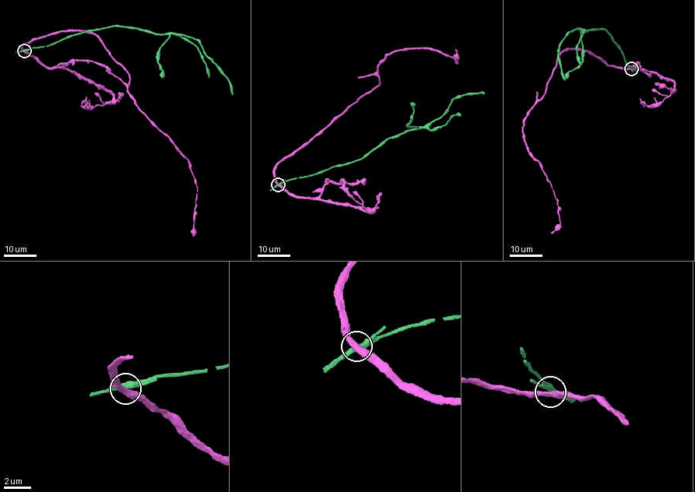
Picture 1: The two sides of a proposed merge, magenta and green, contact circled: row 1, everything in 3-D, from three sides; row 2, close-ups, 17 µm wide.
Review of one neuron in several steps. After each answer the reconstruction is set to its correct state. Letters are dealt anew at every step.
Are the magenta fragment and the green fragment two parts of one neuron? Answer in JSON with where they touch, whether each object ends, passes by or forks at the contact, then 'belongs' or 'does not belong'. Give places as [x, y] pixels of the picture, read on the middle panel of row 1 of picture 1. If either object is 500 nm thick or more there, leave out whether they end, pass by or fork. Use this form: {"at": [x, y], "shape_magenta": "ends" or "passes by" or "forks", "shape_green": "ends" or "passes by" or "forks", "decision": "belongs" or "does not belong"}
{"at": [278, 184], "shape_magenta": "passes by", "shape_green": "passes by", "decision": "does not belong"}

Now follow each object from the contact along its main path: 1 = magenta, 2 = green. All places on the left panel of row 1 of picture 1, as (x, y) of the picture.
1: (24, 50), (22, 44), (67, 31), (98, 37), (129, 75), (136, 107), (187, 161), (197, 185), (192, 235)
2: (24, 50), (54, 44), (83, 32), (121, 26), (159, 34), (184, 34), (198, 41), (226, 78), (232, 95)

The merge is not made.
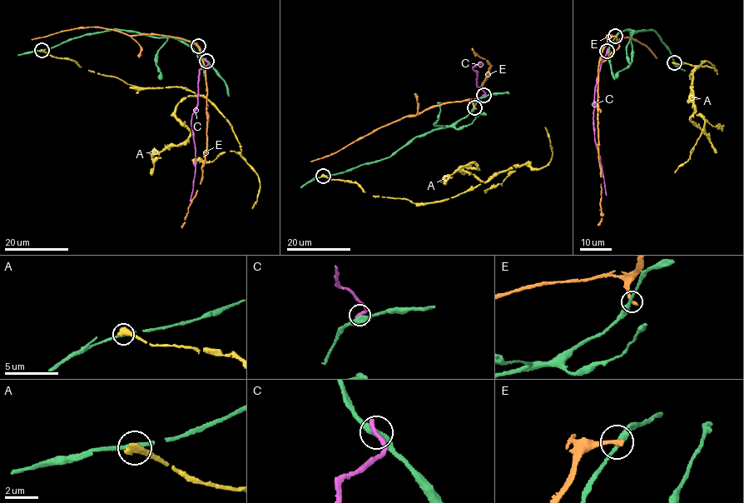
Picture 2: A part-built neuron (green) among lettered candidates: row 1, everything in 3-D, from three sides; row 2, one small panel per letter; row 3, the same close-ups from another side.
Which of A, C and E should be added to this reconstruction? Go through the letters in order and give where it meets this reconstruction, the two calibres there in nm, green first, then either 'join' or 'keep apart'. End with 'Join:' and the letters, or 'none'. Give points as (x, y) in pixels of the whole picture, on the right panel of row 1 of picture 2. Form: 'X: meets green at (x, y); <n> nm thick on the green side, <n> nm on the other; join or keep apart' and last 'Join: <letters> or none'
A: meets green at (674, 62); 320 nm thick on the green side, 550 nm on the other; keep apart
C: meets green at (607, 51); 440 nm thick on the green side, 360 nm on the other; keep apart
E: meets green at (615, 36); 320 nm thick on the green side, 320 nm on the other; keep apart
Join: none

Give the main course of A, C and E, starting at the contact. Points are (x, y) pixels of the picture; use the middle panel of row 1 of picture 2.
A: (323, 176), (351, 181), (373, 196), (414, 203), (440, 202), (513, 165), (545, 166), (553, 155), (545, 127)
C: (483, 95), (477, 87), (478, 72), (473, 68), (481, 63), (478, 62)
E: (474, 107), (473, 103), (491, 65), (474, 53), (473, 48)

